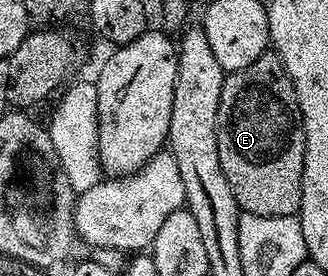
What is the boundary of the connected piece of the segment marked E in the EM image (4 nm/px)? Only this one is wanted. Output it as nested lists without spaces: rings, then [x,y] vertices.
[[[264,52],[250,66],[237,72],[225,75],[222,86],[222,98],[218,98],[218,122],[216,123],[216,137],[218,138],[218,162],[222,162],[222,174],[226,174],[226,182],[230,182],[230,190],[234,194],[241,213],[249,212],[259,216],[295,216],[300,211],[302,202],[302,166],[304,165],[304,125],[300,118],[300,107],[294,86],[282,66],[282,62],[275,52]]]

